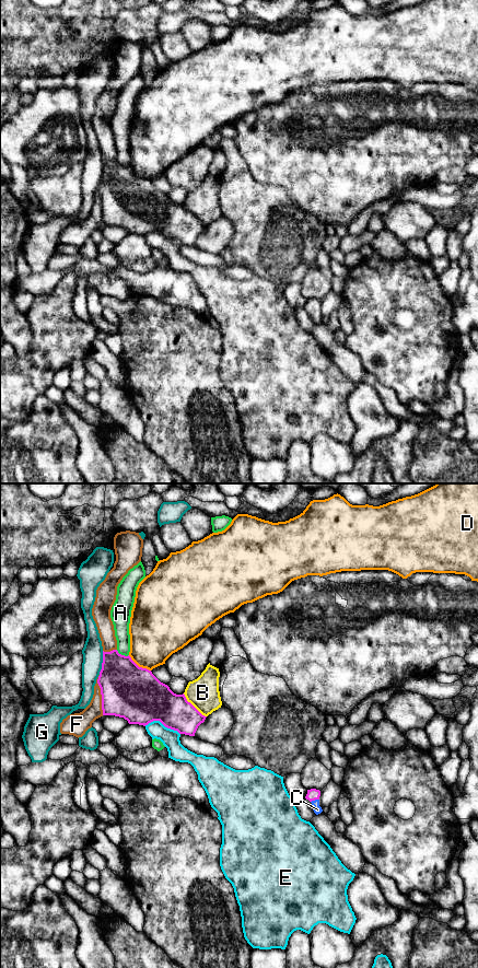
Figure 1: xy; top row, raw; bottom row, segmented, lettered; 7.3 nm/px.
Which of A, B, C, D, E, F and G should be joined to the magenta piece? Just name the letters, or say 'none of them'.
C

